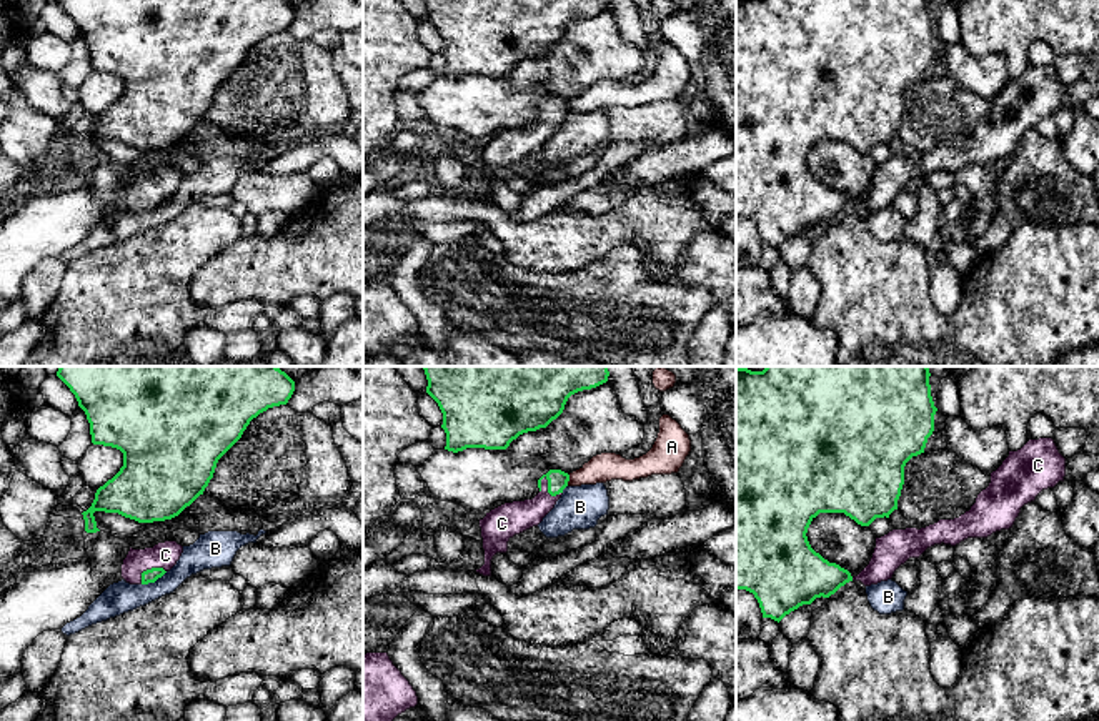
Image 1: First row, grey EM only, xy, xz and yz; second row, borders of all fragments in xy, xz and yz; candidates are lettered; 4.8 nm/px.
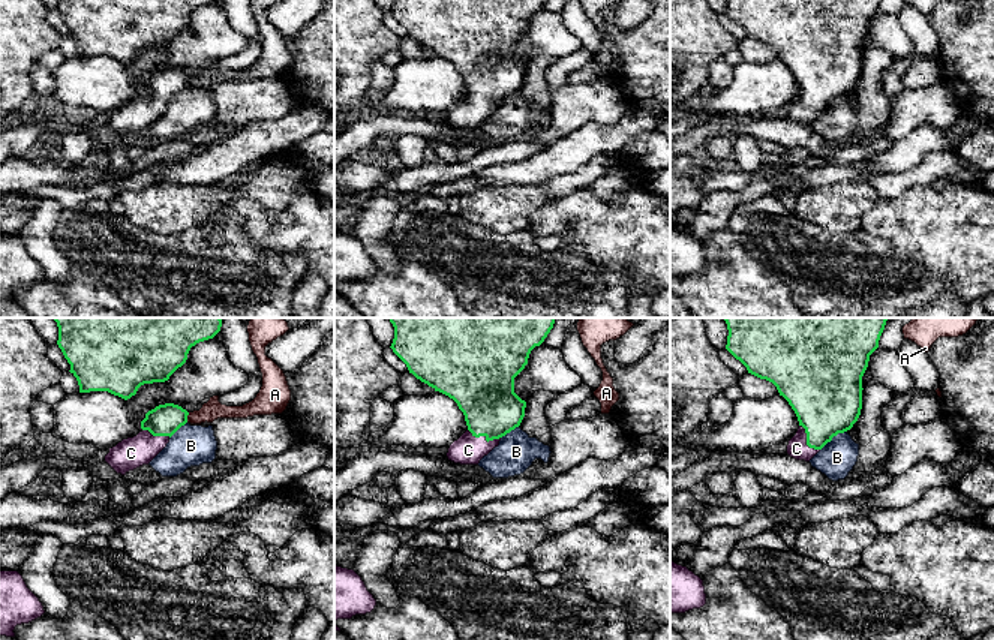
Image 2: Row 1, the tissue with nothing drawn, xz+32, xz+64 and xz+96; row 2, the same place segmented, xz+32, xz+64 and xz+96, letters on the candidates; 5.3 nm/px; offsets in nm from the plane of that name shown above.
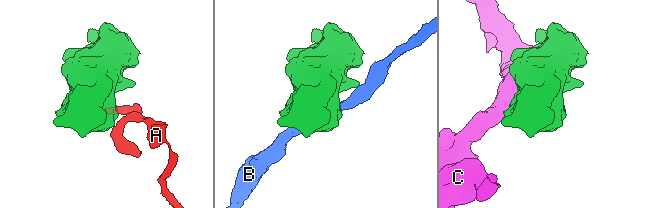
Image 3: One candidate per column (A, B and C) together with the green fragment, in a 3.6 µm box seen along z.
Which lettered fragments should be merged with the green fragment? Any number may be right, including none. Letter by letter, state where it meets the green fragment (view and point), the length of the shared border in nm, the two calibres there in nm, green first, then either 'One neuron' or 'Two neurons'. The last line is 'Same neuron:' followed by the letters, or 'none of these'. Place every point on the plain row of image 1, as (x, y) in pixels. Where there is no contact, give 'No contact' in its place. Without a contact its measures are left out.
A: Touches green at xz (568, 107). Shared border 60 nm. Thickness 100 nm (green) against 140 nm. Two neurons
B: Touches green at xy (154, 208). Shared border 140 nm. Thickness 70 nm (green) against 150 nm. Two neurons
C: Touches green at xz (548, 117). Shared border 130 nm. Thickness 100 nm (green) against 160 nm. One neuron
Same neuron: C

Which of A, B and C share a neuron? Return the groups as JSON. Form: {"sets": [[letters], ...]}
{"sets": [["A"], ["B"], ["C"]]}

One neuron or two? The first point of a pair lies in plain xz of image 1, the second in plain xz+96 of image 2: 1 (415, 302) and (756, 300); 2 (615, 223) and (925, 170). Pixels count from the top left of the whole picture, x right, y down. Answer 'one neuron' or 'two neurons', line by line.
1: two neurons
2: two neurons

